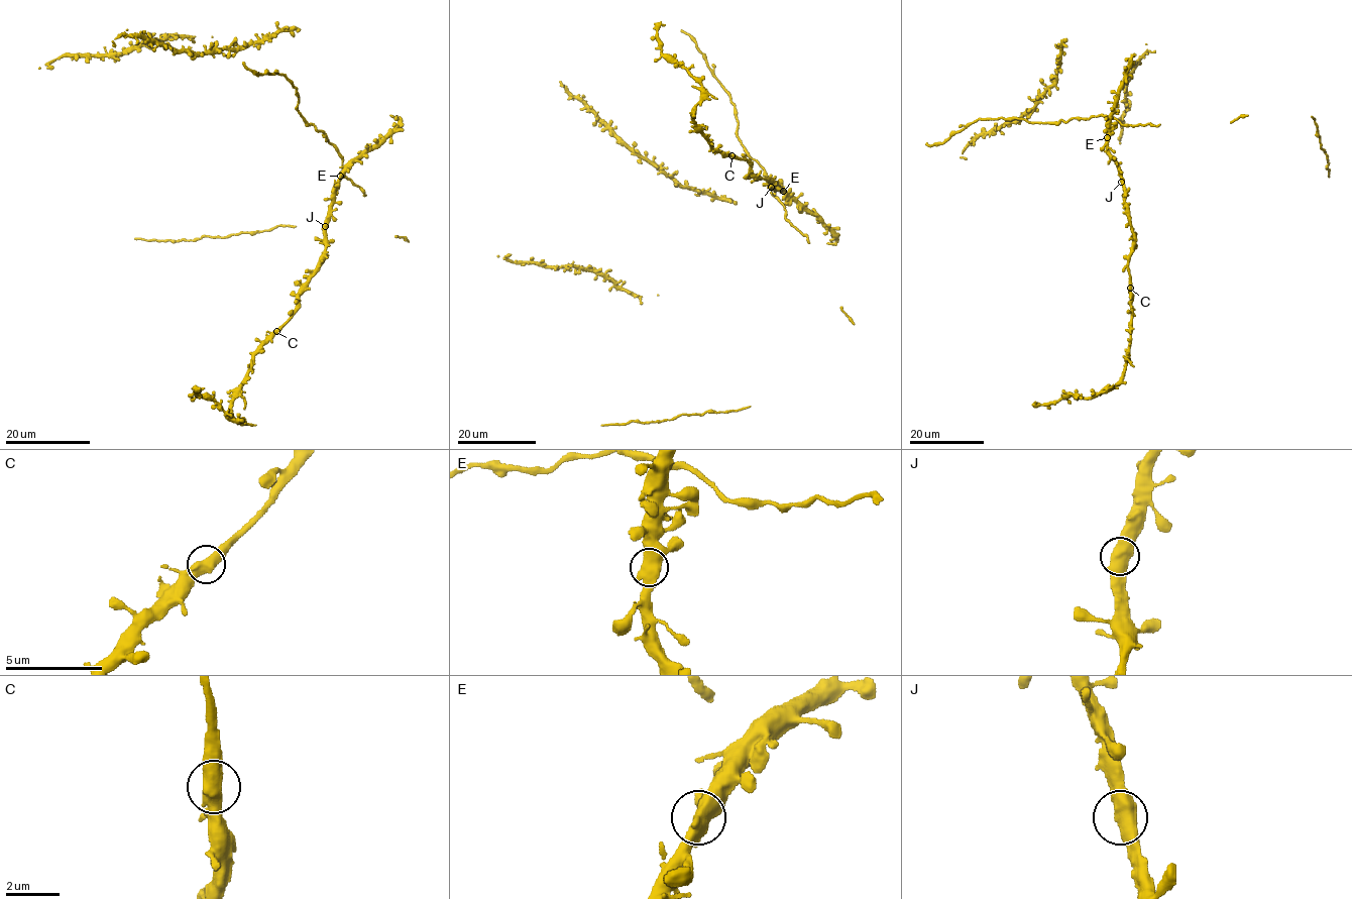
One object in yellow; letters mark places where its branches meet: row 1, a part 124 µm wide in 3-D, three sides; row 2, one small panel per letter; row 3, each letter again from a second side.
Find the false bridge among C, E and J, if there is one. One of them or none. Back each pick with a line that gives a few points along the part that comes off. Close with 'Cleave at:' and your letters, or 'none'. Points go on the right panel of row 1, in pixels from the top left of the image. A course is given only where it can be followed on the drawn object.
Cleave at: none

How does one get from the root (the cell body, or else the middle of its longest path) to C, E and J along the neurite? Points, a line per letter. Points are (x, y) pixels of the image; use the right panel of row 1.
C: (1110, 118), (1120, 123), (1112, 130), (1107, 148), (1123, 185), (1124, 207), (1134, 233), (1127, 265), (1130, 288)
E: (1110, 118), (1120, 124), (1107, 137)
J: (1110, 118), (1120, 123), (1112, 130), (1107, 148), (1121, 182)

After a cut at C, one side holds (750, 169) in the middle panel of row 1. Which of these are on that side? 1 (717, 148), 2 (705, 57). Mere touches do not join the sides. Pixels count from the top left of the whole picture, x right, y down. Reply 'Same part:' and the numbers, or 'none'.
Same part: 2

